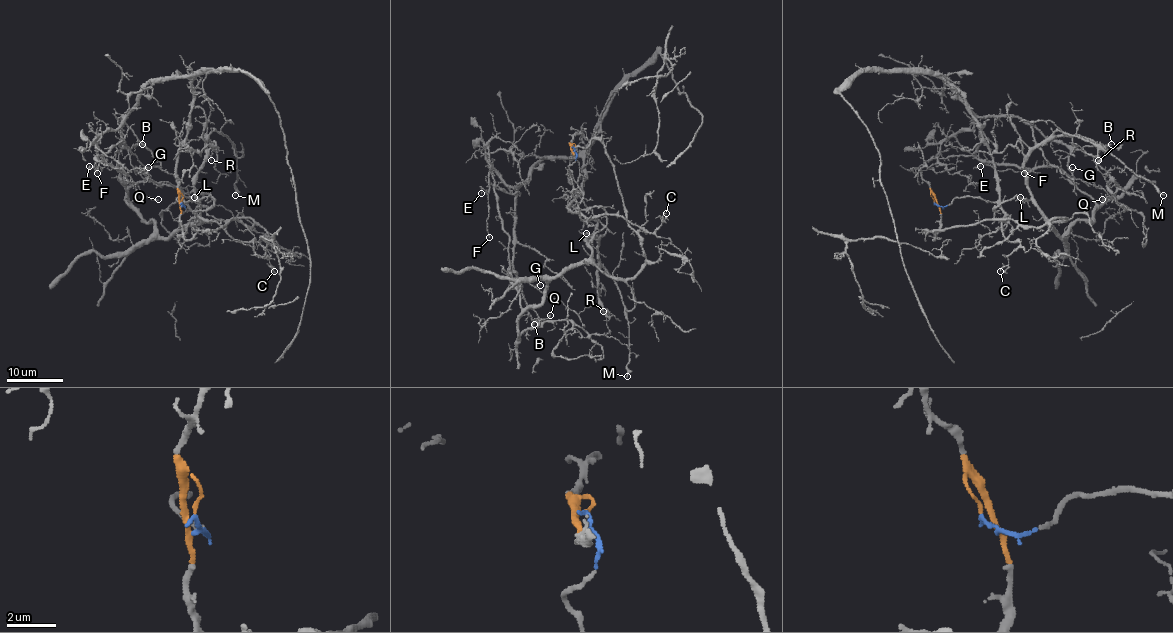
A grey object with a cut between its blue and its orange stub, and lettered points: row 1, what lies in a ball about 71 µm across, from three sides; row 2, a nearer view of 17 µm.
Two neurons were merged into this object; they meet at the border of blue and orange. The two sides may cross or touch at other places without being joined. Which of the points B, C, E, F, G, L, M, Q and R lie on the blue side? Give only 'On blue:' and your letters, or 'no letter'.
On blue: B, C, E, F, G

